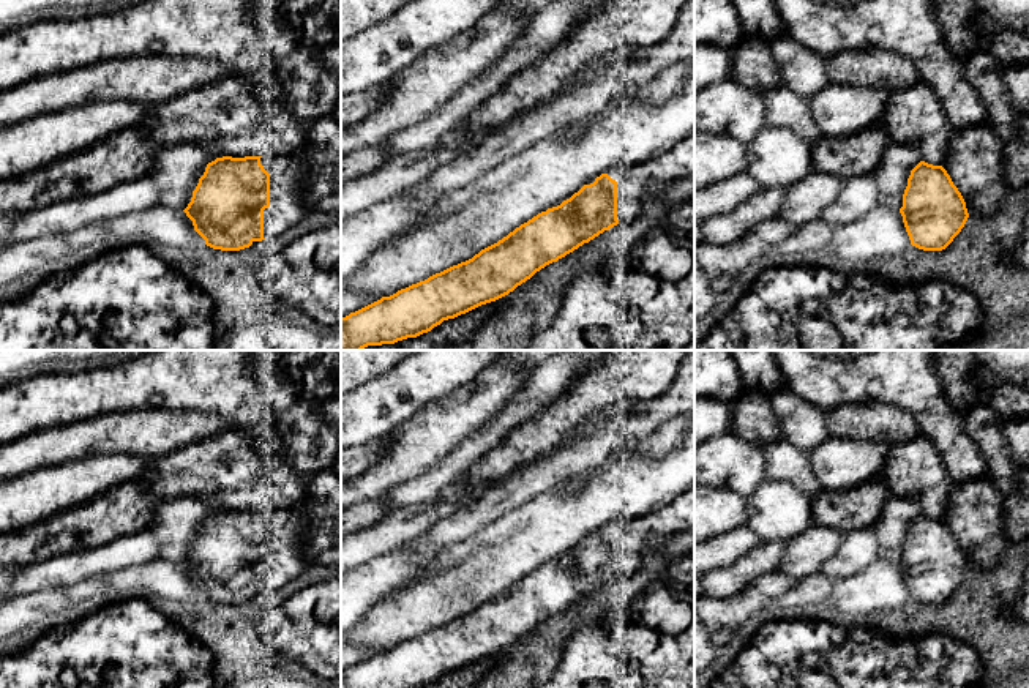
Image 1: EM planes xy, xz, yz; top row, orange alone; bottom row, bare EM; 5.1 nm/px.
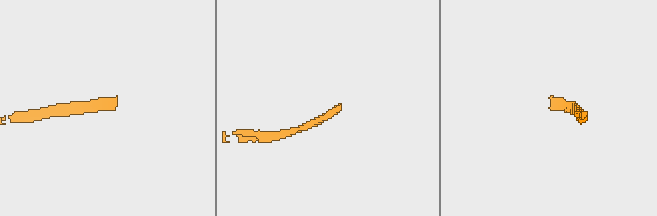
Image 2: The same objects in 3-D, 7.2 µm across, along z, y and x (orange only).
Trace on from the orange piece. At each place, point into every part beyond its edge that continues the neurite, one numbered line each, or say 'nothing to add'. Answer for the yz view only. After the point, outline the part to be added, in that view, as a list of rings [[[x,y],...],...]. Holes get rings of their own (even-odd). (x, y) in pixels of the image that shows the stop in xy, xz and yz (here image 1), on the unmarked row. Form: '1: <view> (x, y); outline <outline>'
nothing to add

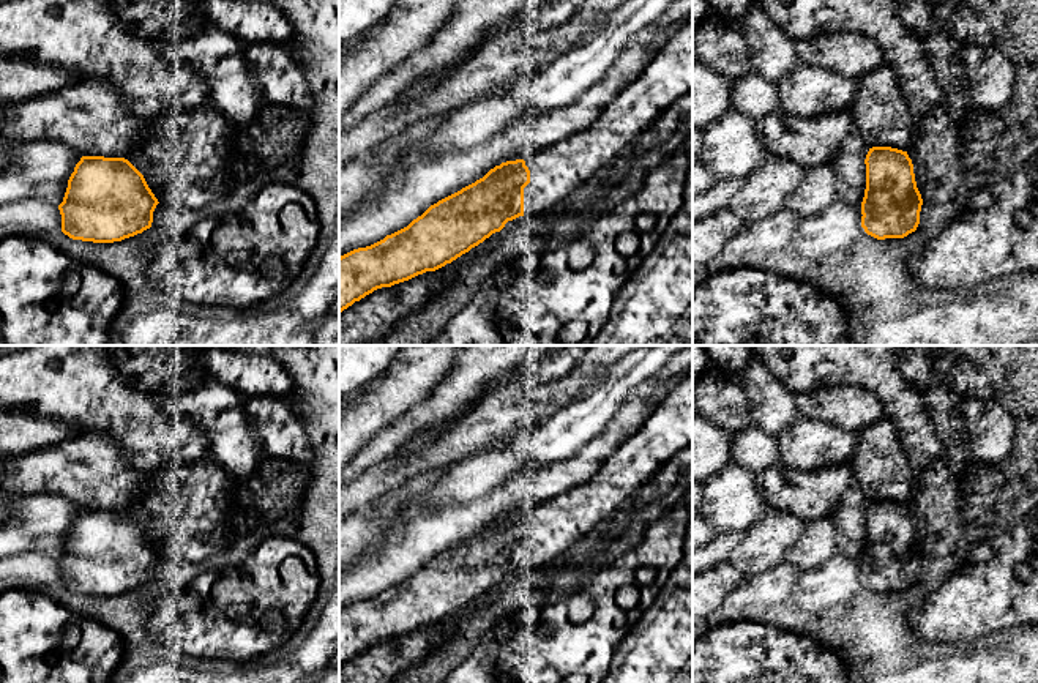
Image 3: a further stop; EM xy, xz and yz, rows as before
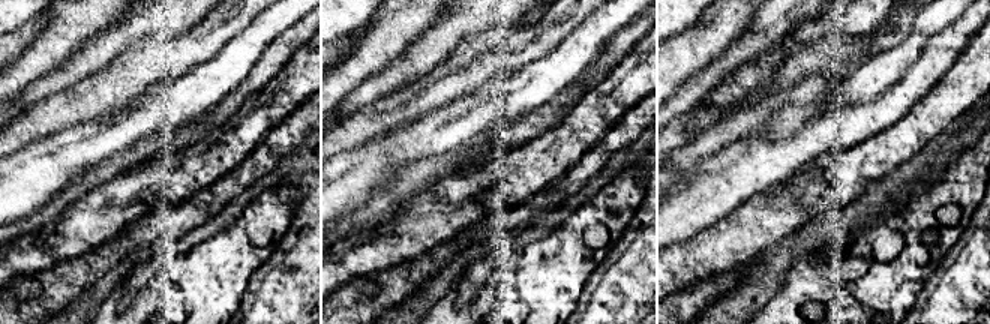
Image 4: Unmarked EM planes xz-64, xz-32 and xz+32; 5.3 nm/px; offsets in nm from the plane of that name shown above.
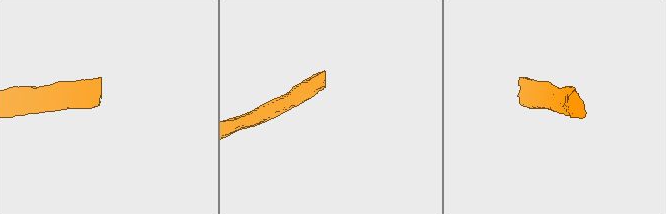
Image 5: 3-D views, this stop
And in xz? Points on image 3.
1: xz (554, 526); outline [[[693,366],[587,483],[522,511],[530,524],[524,569],[549,565],[599,522],[610,519],[629,495],[691,443]]]

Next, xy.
nothing to add

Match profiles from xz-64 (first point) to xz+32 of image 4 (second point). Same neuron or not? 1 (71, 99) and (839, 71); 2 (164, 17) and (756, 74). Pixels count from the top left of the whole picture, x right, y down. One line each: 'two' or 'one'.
1: two
2: two

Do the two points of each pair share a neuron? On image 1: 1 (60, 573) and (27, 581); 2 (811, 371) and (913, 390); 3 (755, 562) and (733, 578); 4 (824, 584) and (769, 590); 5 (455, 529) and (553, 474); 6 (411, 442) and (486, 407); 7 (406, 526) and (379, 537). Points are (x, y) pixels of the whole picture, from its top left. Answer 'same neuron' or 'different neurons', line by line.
1: same neuron
2: same neuron
3: same neuron
4: different neurons
5: same neuron
6: same neuron
7: same neuron

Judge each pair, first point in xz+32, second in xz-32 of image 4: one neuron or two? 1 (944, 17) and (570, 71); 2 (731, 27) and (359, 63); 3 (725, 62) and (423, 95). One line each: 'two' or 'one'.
1: one
2: one
3: two

